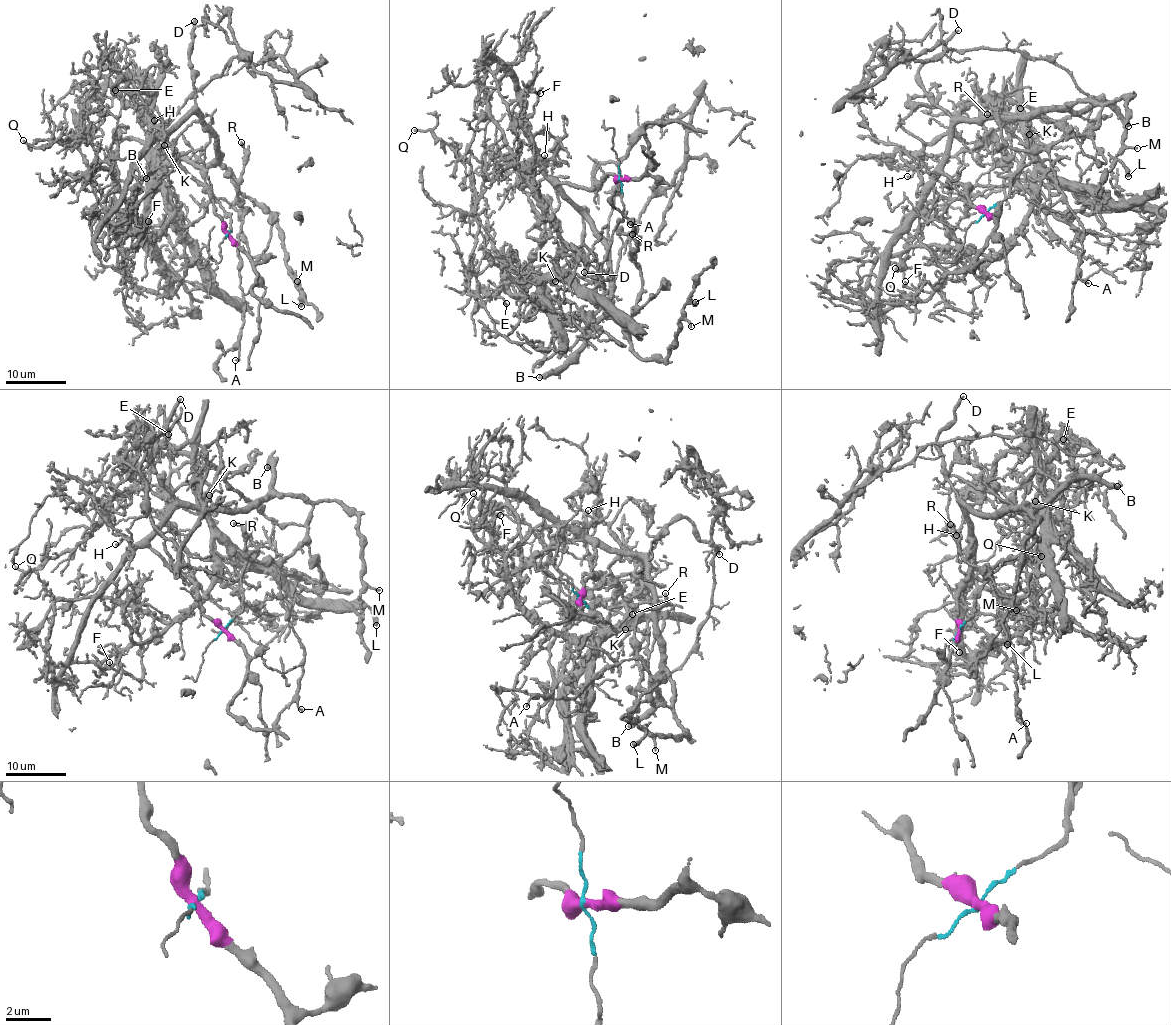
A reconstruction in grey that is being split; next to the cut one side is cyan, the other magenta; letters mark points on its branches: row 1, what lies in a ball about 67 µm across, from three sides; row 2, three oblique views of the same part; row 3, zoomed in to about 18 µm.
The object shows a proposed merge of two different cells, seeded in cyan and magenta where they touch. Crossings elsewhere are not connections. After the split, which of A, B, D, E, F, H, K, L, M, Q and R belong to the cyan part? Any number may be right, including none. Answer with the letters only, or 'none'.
E, F, H, K, Q

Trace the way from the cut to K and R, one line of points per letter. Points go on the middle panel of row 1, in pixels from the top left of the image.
K: (619, 179), (622, 220), (598, 273), (596, 258), (583, 246), (568, 247), (549, 277), (555, 282)
R: (619, 179), (607, 173), (584, 189), (558, 183), (606, 249), (609, 310), (629, 338), (641, 287), (632, 234)

